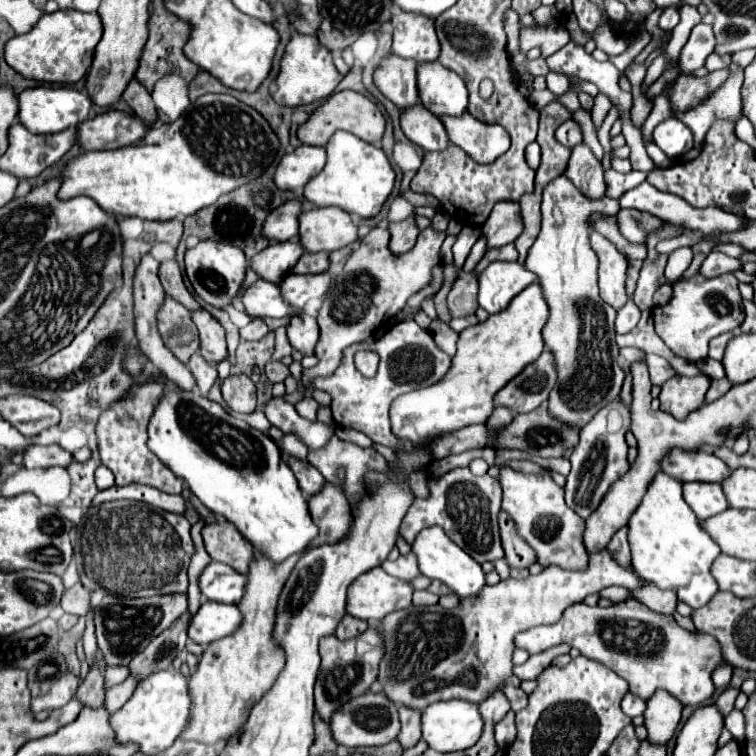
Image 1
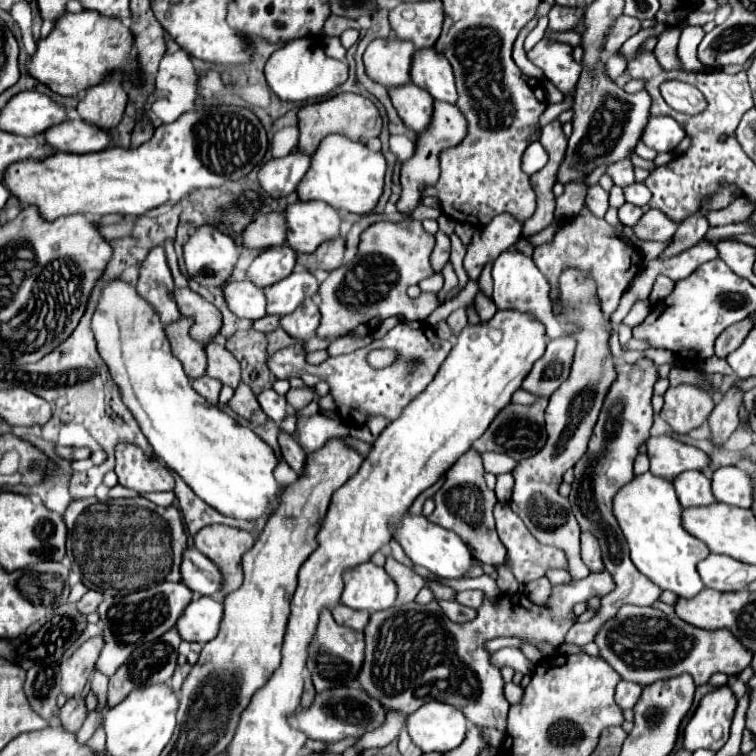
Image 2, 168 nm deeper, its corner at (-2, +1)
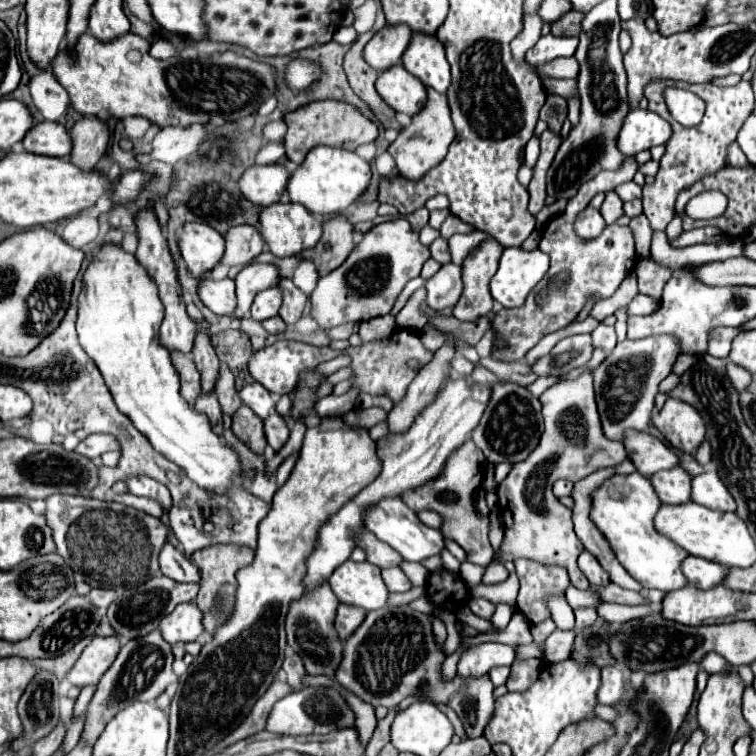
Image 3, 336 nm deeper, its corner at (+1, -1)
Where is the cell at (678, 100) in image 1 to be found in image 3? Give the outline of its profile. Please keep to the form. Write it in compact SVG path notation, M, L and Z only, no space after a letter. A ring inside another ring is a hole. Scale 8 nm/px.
M745 79L735 87L717 87L713 83L693 85L693 83L685 83L685 81L653 81L645 87L645 97L649 101L649 109L655 111L659 117L663 117L673 129L673 133L665 145L667 151L661 159L661 167L655 177L655 183L643 187L643 213L647 215L647 219L655 231L665 231L665 227L671 223L673 213L675 213L673 205L675 205L677 193L681 189L693 185L695 181L699 181L699 177L717 173L719 169L723 169L727 165L727 145L737 139L737 133L739 133L743 121L753 113L755 99L753 99L751 83ZM667 87L691 89L705 101L705 117L697 127L687 129L671 117L671 113L667 111L667 103L663 99L663 89L667 89Z

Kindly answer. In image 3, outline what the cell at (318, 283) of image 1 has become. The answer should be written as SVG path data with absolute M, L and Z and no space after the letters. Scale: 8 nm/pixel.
M271 287L267 291L257 293L251 305L251 313L255 321L265 321L269 317L275 317L279 307L281 307L281 291L277 287Z

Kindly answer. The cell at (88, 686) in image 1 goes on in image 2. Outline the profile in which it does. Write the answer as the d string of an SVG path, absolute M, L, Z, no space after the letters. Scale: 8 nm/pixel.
M72 697L72 699L68 699L66 705L58 713L60 713L60 723L68 731L78 731L82 727L82 723L86 721L86 717L88 717L84 697Z

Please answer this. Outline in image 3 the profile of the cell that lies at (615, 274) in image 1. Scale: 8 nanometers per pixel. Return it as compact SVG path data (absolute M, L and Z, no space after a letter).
M627 159L623 161L623 169L617 171L601 171L587 183L583 183L575 197L567 201L567 207L561 215L551 219L543 231L539 249L551 257L551 267L547 271L547 277L535 285L531 291L531 297L527 297L527 305L523 309L499 309L493 319L493 331L495 339L503 341L507 349L493 349L493 357L499 361L519 361L527 355L531 347L535 347L547 333L563 329L563 325L571 323L575 315L583 309L587 297L591 293L601 293L603 297L611 297L621 281L629 275L637 261L635 253L635 237L629 226L613 224L606 226L603 233L595 241L581 241L573 233L573 221L579 215L581 207L587 207L591 197L599 191L615 189L617 185L631 181L637 173L637 161Z

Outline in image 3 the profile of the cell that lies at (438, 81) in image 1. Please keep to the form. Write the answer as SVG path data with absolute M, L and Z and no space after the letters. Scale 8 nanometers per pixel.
M423 33L411 35L411 45L403 53L405 69L421 79L423 85L445 93L451 83L449 63L445 59L445 47L437 37L423 37Z

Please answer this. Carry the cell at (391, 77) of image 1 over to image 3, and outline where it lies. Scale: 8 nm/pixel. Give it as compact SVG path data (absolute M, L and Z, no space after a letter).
M385 25L365 45L365 61L377 73L383 73L399 63L403 51L409 45L409 39L411 29L407 29L407 25Z

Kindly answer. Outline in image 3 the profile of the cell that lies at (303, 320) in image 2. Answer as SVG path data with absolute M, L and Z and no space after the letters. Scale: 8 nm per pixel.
M279 279L277 287L283 293L283 305L279 309L279 315L283 317L283 321L287 325L293 325L301 315L303 315L303 307L307 303L307 297L293 285L291 279Z

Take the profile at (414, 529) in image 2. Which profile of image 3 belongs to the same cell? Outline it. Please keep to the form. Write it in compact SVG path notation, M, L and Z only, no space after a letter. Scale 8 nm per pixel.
M387 497L387 501L379 501L379 505L371 505L371 509L367 509L367 517L363 517L363 525L367 525L367 529L375 533L379 541L391 545L405 561L423 561L431 555L439 555L441 549L445 549L441 531L423 525L417 513L411 511L401 501L401 497Z

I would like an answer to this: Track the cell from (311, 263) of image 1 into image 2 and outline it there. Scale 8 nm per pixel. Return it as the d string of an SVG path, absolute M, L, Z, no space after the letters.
M338 237L328 243L322 243L322 247L318 247L318 251L310 255L300 255L298 261L308 271L314 271L314 269L334 271L342 265L342 257L344 257L344 239Z

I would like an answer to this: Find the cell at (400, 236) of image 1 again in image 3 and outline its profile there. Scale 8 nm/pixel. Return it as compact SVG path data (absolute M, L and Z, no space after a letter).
M427 87L427 93L429 93L427 105L419 113L415 113L415 117L411 117L411 125L401 129L397 139L387 149L395 157L397 169L405 179L419 179L431 167L439 165L445 159L451 141L455 139L455 127L451 121L447 97L441 93L435 93L435 89L431 89L431 87Z

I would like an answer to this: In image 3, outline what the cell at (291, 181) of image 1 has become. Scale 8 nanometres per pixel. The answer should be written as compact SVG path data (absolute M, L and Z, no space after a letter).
M253 165L245 169L245 173L239 179L239 191L243 195L261 207L273 205L281 199L285 187L287 187L289 173L283 165Z

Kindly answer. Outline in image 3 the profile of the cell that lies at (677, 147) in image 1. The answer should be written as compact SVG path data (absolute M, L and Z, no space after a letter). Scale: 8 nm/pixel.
M633 109L627 113L627 119L623 119L623 129L619 131L619 151L635 155L655 145L665 145L669 137L671 127L657 113L649 109Z

